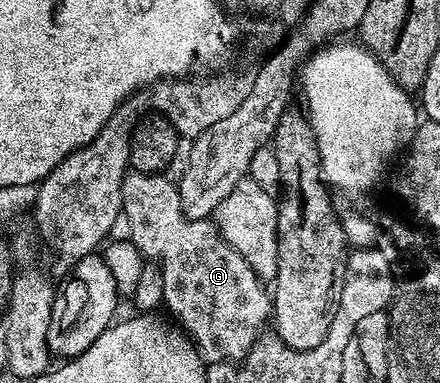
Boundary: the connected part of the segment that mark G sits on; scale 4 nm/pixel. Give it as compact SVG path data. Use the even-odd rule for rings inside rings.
M129 171L122 182L122 202L124 203L123 211L130 218L130 241L134 247L139 250L145 261L151 262L155 267L160 268L162 276L162 294L164 295L163 307L168 307L167 315L187 334L193 346L196 348L200 359L205 365L223 364L225 362L239 362L244 359L247 352L254 346L254 342L265 331L264 323L269 323L272 316L272 297L269 289L264 289L265 281L257 276L244 259L224 241L220 235L220 229L216 227L211 219L205 220L188 220L182 212L181 203L179 202L179 190L173 181L168 180L164 174L149 174L147 172Z

